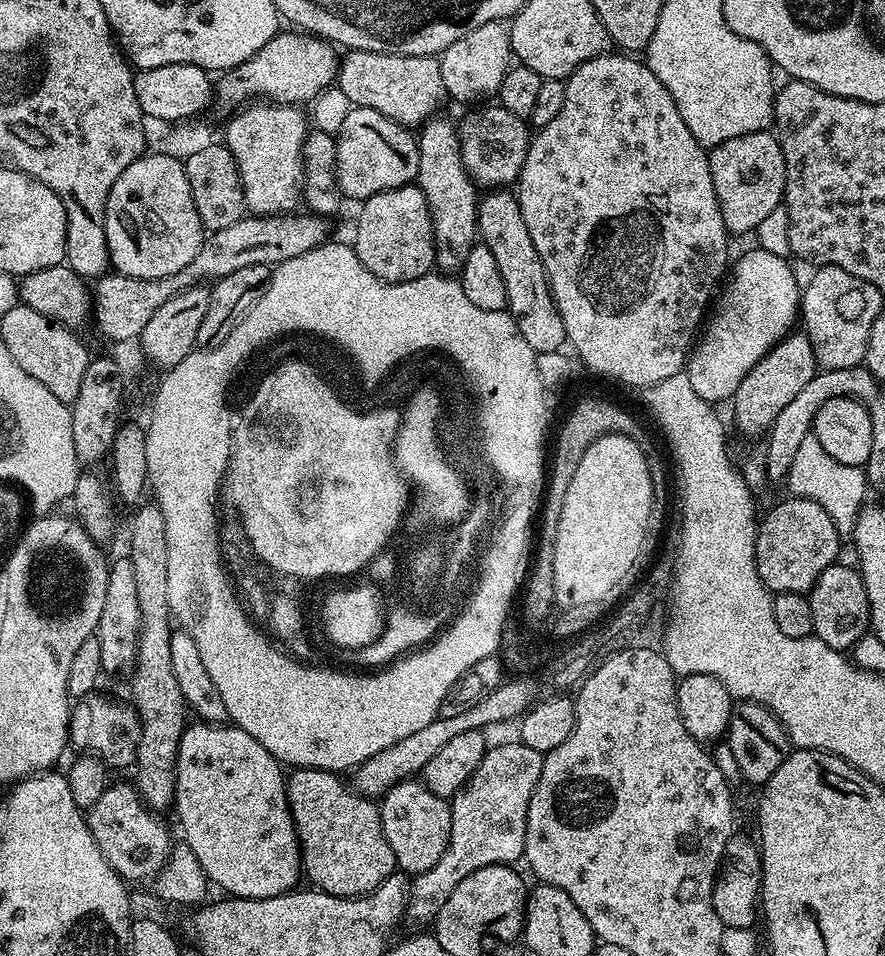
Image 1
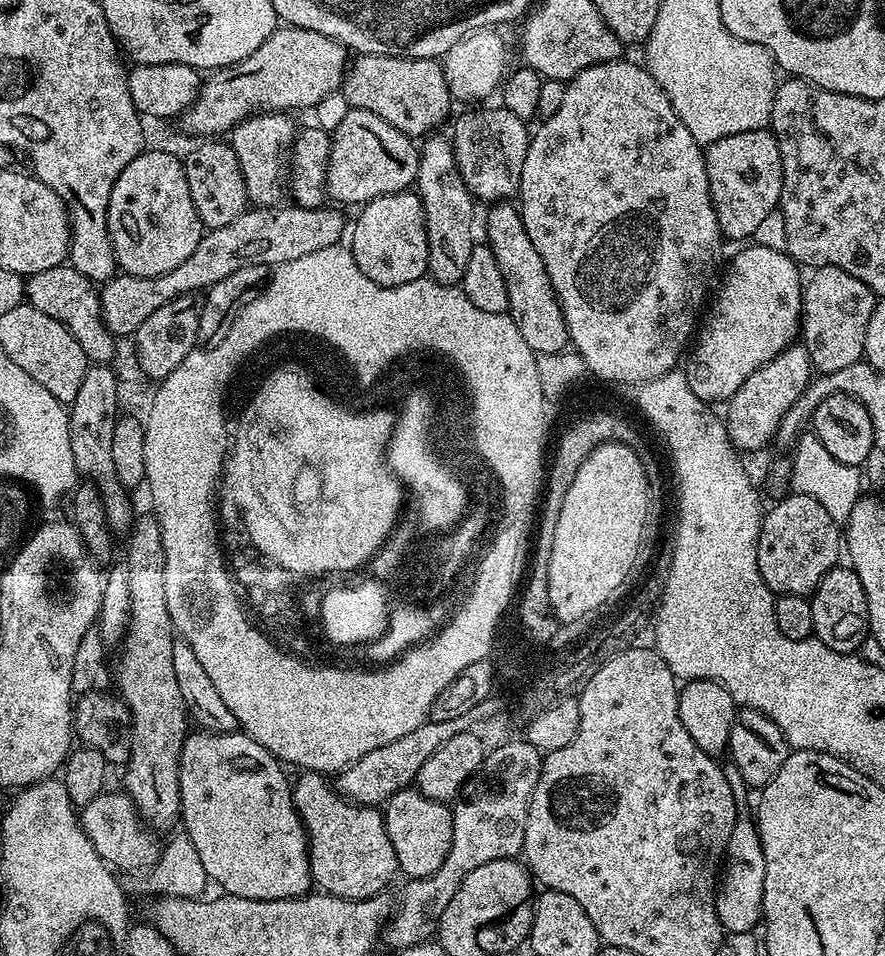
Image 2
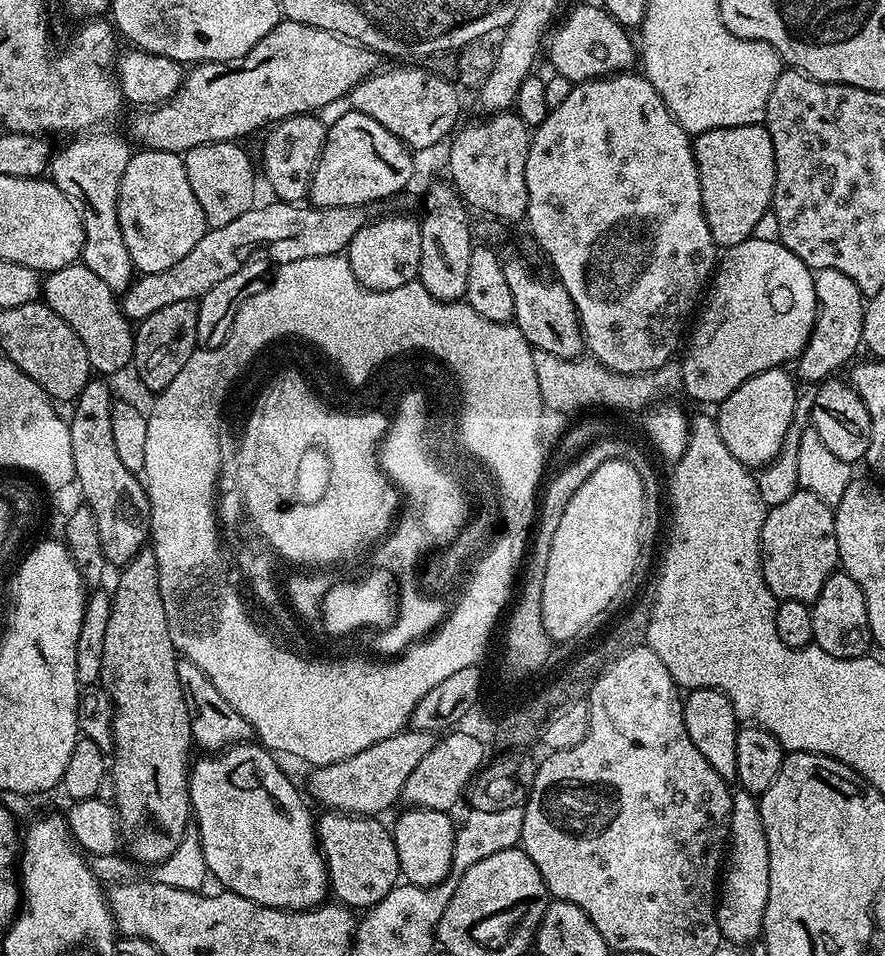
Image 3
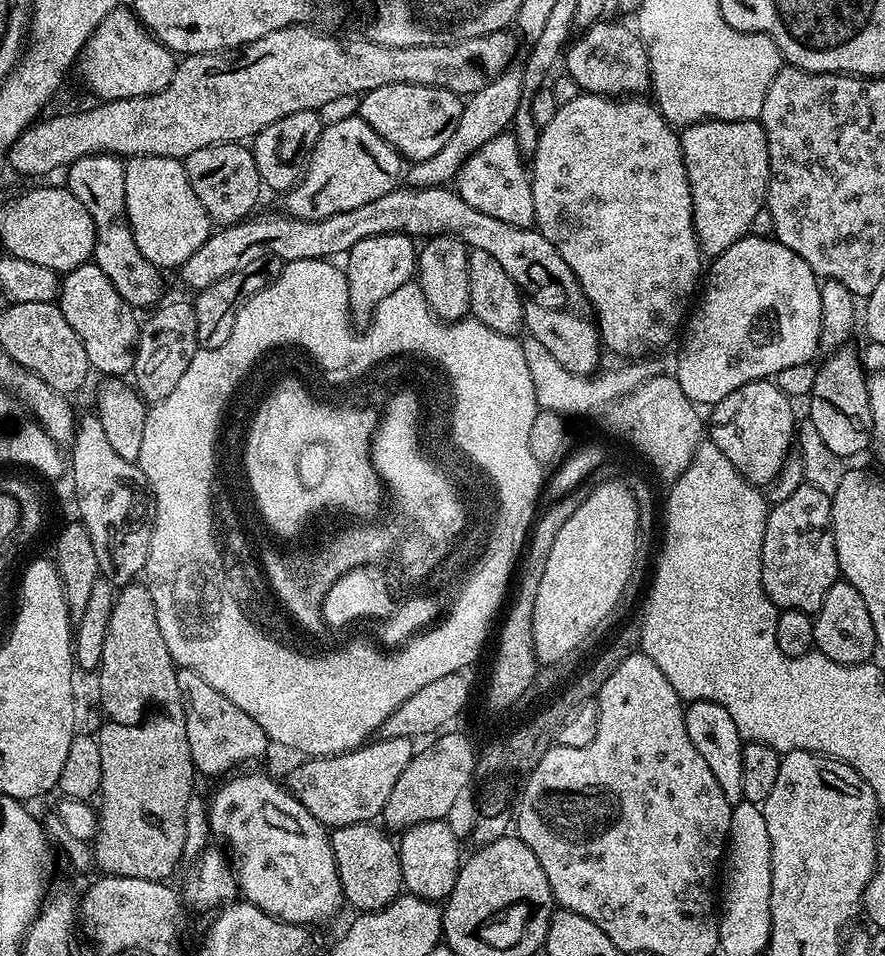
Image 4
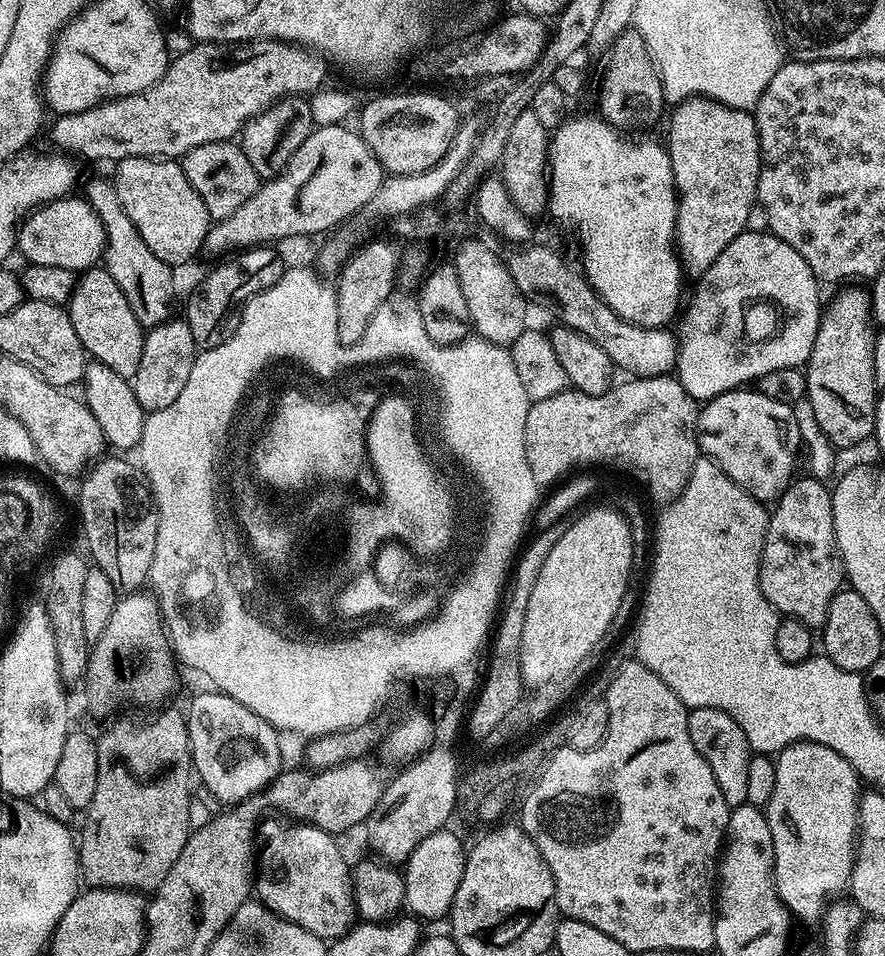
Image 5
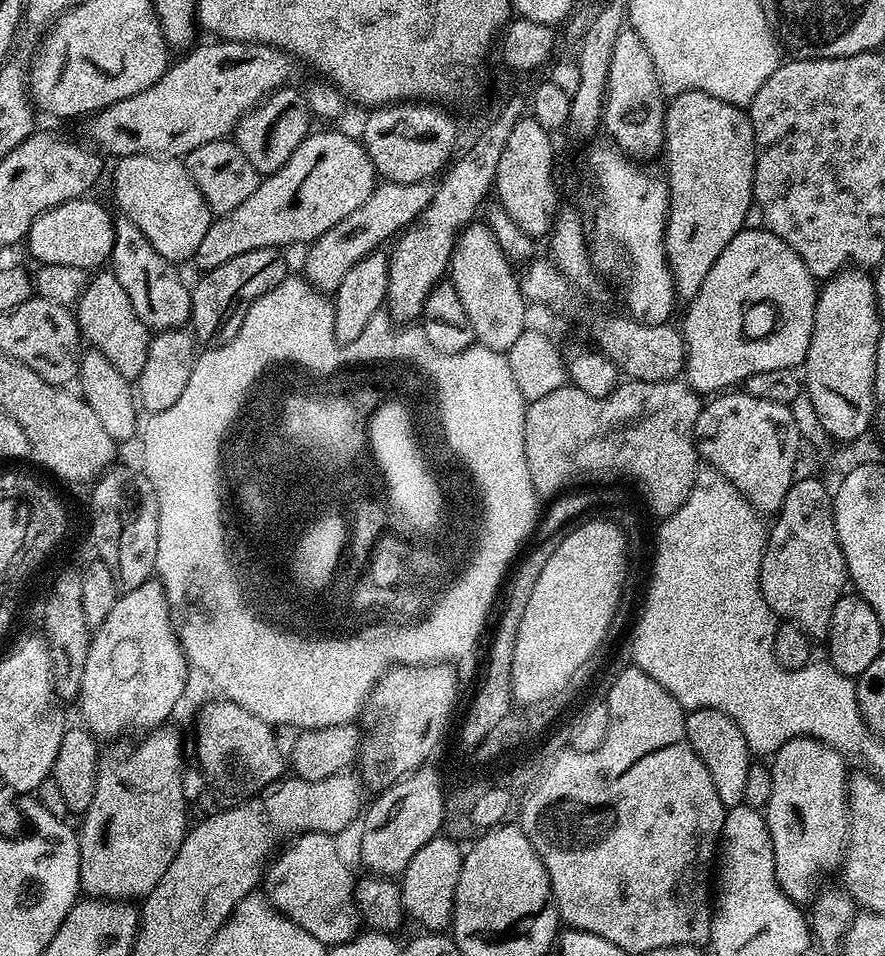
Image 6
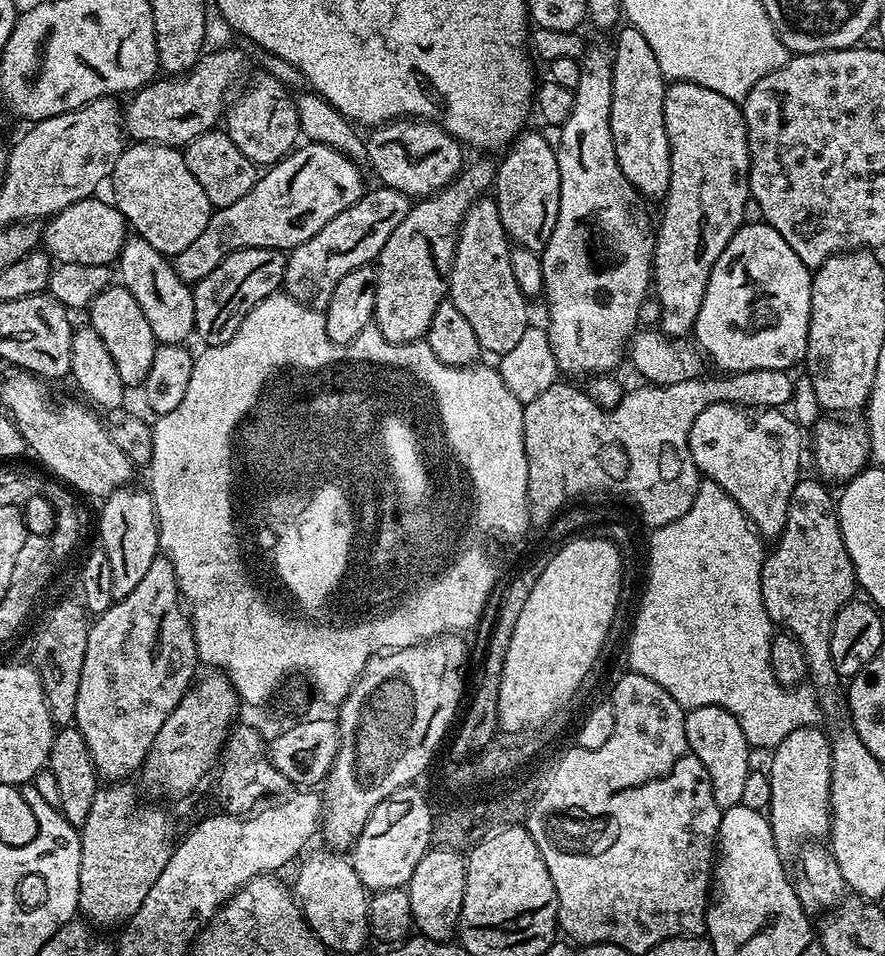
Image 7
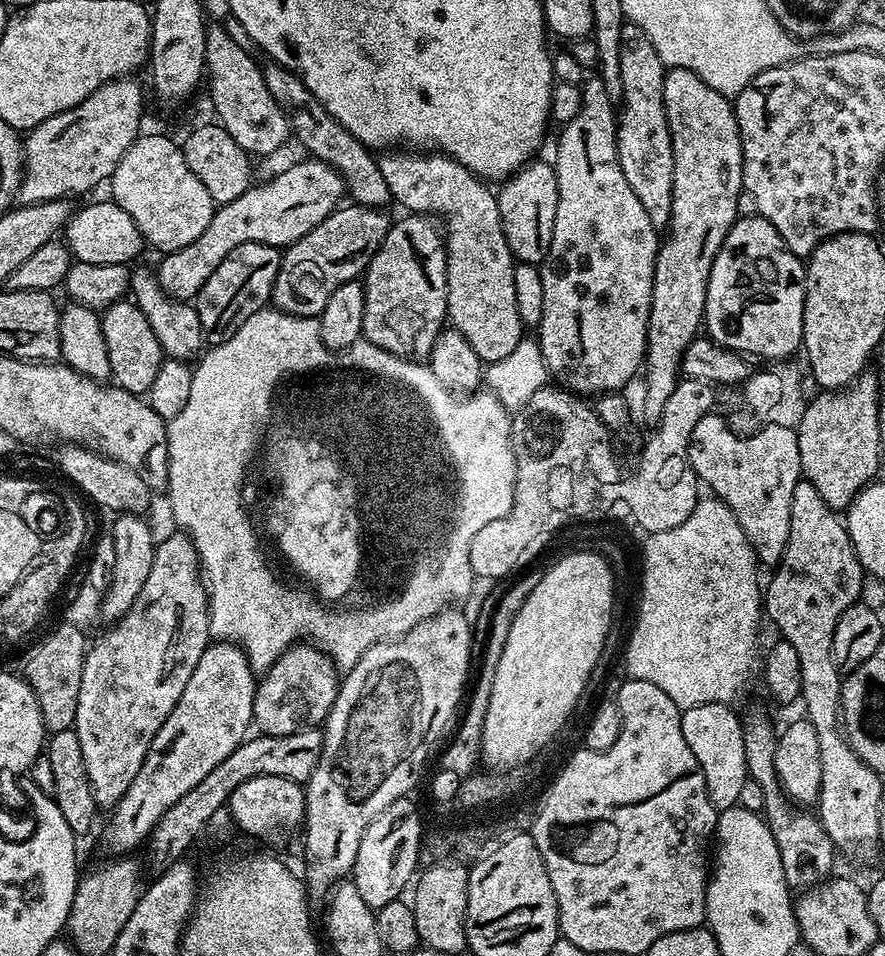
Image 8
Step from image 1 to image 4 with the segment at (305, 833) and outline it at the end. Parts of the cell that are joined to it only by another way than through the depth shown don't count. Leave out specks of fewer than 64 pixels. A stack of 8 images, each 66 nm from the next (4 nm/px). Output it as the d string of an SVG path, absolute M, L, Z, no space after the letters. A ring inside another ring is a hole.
M372 822L351 824L331 829L330 832L344 898L349 905L352 903L356 907L357 913L376 912L384 908L390 902L394 902L404 888L397 841L391 840L388 837L391 835L383 827L375 828L376 826Z

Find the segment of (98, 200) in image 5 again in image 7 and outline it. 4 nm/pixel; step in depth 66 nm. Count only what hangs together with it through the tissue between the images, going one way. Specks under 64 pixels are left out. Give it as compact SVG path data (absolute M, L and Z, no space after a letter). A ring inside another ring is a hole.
M132 234L124 241L118 261L118 280L134 294L134 302L138 302L142 314L146 314L146 322L150 322L150 330L154 330L157 345L184 344L187 336L195 333L192 288L176 273L173 261L154 250L154 246L141 236Z

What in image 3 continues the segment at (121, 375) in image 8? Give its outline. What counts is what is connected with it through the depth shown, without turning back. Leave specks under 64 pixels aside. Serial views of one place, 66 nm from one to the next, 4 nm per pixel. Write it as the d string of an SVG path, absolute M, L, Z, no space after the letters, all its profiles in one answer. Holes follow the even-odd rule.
M77 262L62 270L47 273L42 280L42 300L50 310L54 310L54 314L58 314L58 318L66 322L66 326L70 326L70 330L74 330L74 334L78 334L78 338L82 338L82 346L86 346L93 373L120 372L132 364L132 351L136 345L133 325L124 317L117 293L112 292L110 286L106 286L106 282L102 282L98 274L94 274L94 270L90 270L82 262Z

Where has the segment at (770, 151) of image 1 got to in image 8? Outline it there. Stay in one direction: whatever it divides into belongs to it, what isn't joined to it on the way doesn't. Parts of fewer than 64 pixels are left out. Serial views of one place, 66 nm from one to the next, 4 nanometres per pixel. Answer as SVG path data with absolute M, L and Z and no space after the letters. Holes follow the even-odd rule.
M669 68L665 71L664 101L666 102L666 118L668 119L668 125L670 126L672 149L674 150L674 206L672 207L670 222L666 229L666 235L668 235L668 237L663 237L661 246L656 252L652 301L648 307L648 349L644 352L642 380L644 376L644 416L646 419L652 420L651 422L659 421L662 410L666 406L666 402L670 402L670 394L674 394L674 390L678 383L678 377L681 375L680 360L684 356L684 350L690 346L690 342L695 340L698 333L701 331L704 323L704 307L706 306L706 290L708 289L710 270L714 266L714 258L718 254L718 250L722 250L722 242L726 242L726 234L730 234L730 230L737 222L738 194L744 191L744 179L742 178L744 155L742 154L742 142L740 141L740 131L738 130L736 110L733 101L727 96L718 94L718 90L706 86L706 82L702 82L702 78L698 78L698 74L694 74L690 70L682 70L681 68Z

